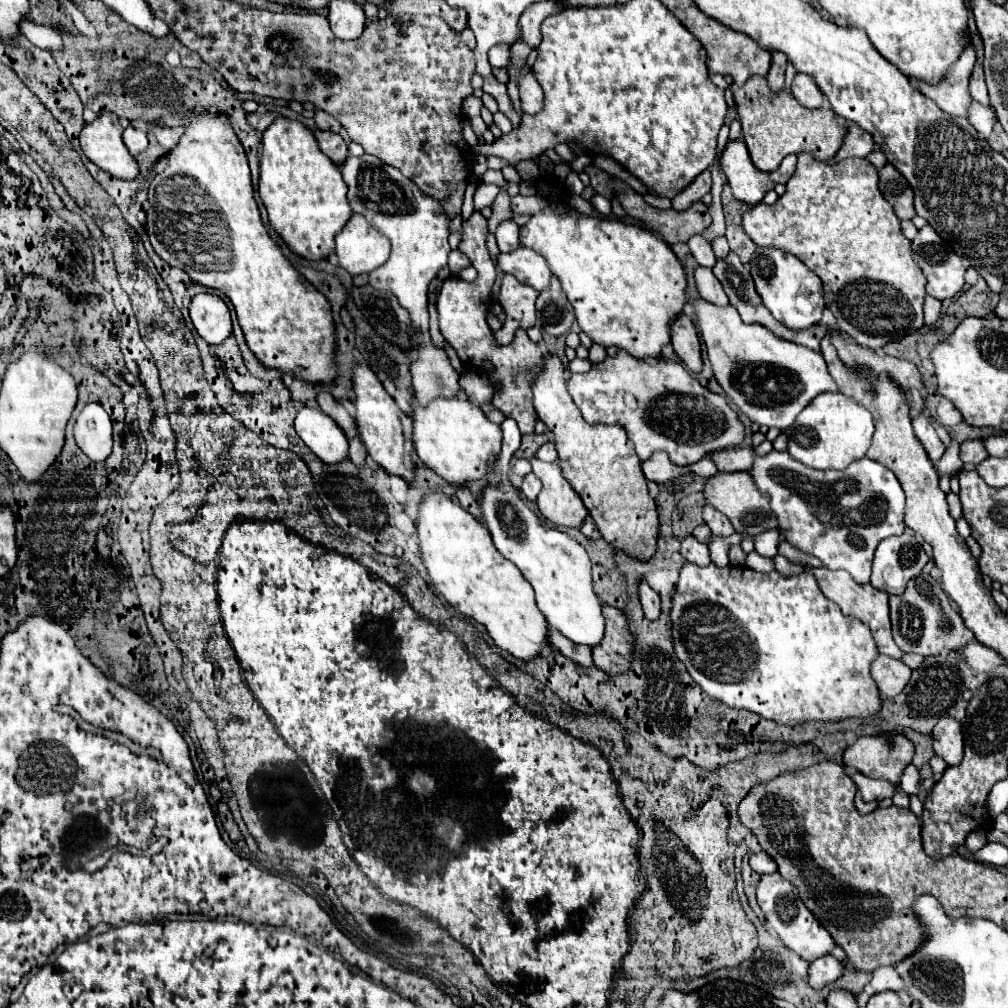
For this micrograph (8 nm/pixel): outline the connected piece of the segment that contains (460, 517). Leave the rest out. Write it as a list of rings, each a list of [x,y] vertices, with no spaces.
[[[440,493],[426,495],[416,525],[422,559],[434,589],[462,615],[482,623],[500,651],[510,653],[522,663],[538,657],[548,645],[548,621],[536,607],[532,585],[494,549],[490,531]]]

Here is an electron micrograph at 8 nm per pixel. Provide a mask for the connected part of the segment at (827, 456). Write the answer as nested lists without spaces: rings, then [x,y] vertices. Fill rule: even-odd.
[[[822,393],[808,403],[808,407],[796,417],[796,423],[784,433],[788,437],[788,453],[794,459],[812,469],[840,471],[866,455],[874,433],[874,423],[872,415],[856,401],[850,401],[842,393]]]

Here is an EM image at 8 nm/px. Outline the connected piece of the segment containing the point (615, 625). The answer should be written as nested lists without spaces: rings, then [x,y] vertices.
[[[604,605],[604,617],[606,617],[606,635],[602,645],[592,649],[592,657],[598,669],[614,677],[630,669],[636,641],[628,629],[628,621],[622,611]]]

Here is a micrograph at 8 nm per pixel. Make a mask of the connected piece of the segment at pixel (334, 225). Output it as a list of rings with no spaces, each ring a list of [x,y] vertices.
[[[278,117],[266,131],[264,131],[264,155],[260,161],[260,185],[258,193],[268,211],[268,221],[274,231],[284,239],[284,243],[300,257],[308,261],[326,259],[334,253],[334,237],[342,231],[348,223],[352,209],[348,201],[348,185],[342,179],[342,173],[336,163],[332,163],[316,145],[316,139],[310,129],[306,129],[300,121]]]

